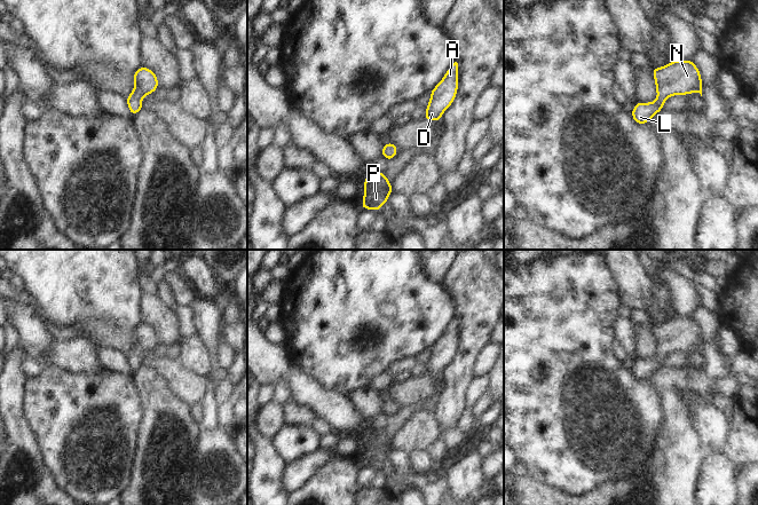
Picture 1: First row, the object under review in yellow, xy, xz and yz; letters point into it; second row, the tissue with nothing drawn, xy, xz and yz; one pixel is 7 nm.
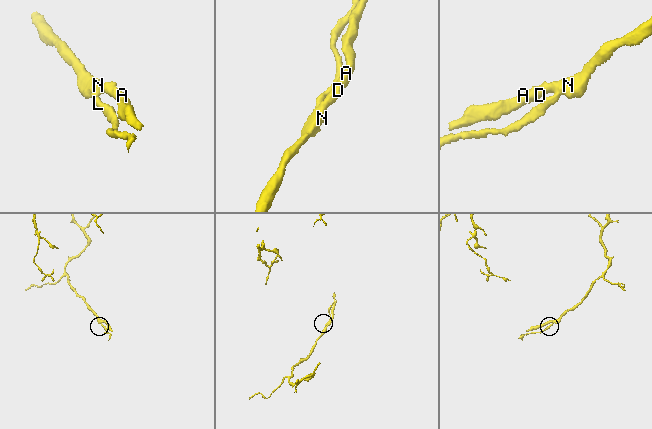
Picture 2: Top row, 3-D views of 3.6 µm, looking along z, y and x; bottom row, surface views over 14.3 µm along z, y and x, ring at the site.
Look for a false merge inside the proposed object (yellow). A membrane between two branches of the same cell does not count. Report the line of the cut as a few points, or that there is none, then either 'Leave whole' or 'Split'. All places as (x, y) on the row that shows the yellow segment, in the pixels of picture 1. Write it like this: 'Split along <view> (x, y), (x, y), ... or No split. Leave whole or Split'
No split. Leave whole.

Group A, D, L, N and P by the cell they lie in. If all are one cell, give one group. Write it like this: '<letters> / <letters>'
A D L N P

